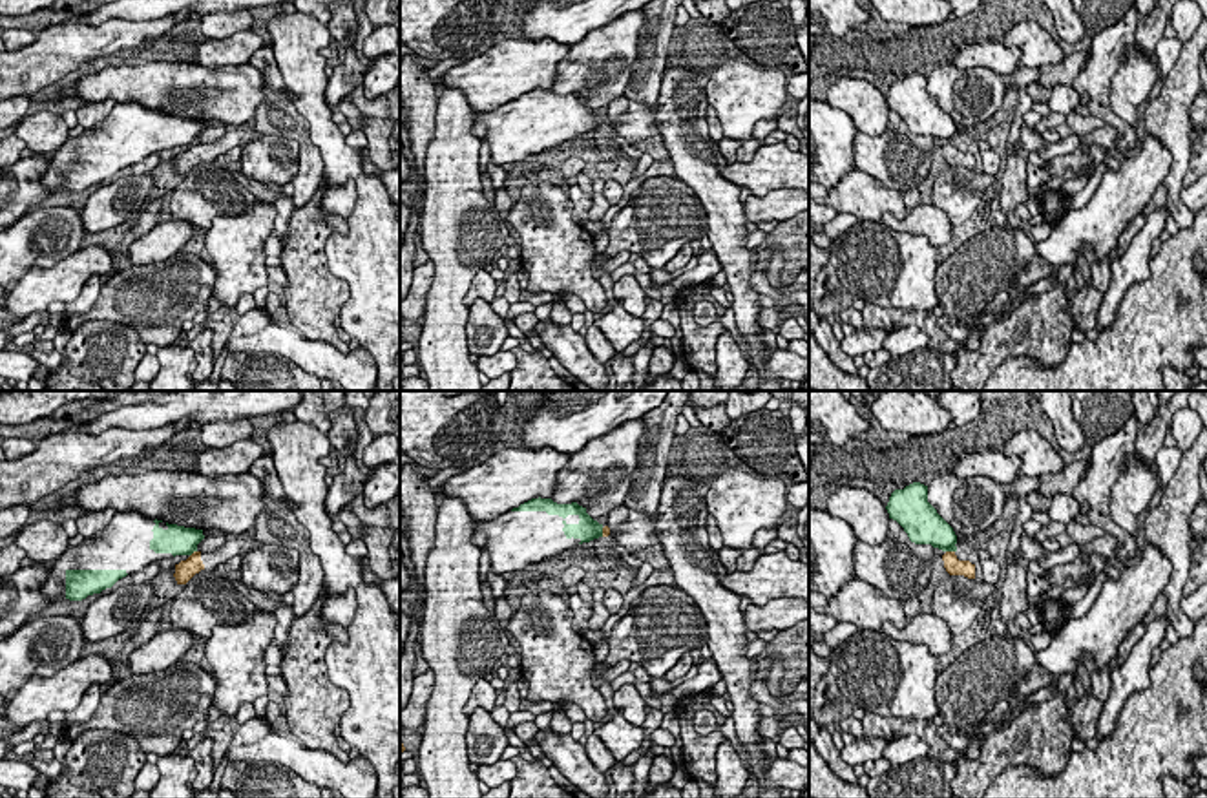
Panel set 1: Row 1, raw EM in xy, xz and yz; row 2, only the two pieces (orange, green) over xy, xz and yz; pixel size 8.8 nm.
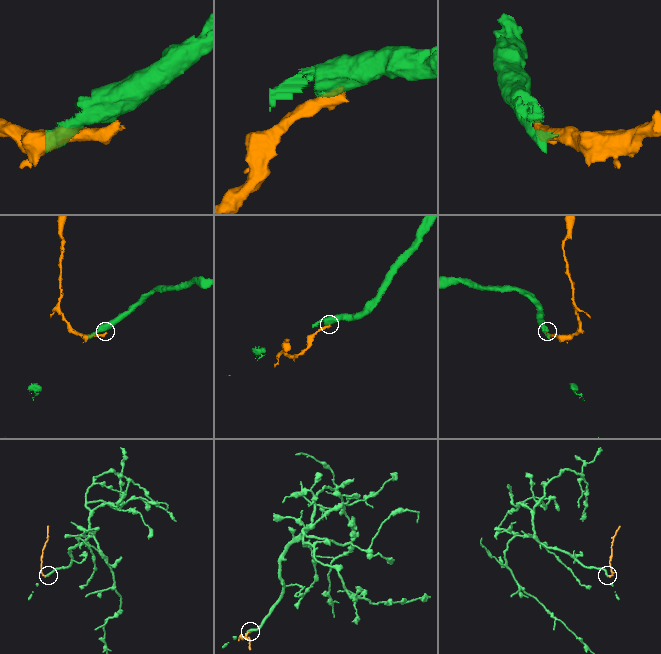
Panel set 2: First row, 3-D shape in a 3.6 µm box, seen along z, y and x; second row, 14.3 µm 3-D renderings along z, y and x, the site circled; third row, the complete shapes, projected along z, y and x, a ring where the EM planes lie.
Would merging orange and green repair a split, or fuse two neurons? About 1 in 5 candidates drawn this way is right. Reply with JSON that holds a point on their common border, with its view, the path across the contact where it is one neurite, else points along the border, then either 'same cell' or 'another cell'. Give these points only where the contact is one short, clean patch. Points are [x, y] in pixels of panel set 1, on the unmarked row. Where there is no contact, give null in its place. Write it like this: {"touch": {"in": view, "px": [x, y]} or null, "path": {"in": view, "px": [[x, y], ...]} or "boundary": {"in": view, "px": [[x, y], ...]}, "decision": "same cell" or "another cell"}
{"touch": {"in": "yz", "px": [950, 143]}, "boundary": {"in": "yz", "px": [[946, 141], [954, 143]]}, "decision": "another cell"}

